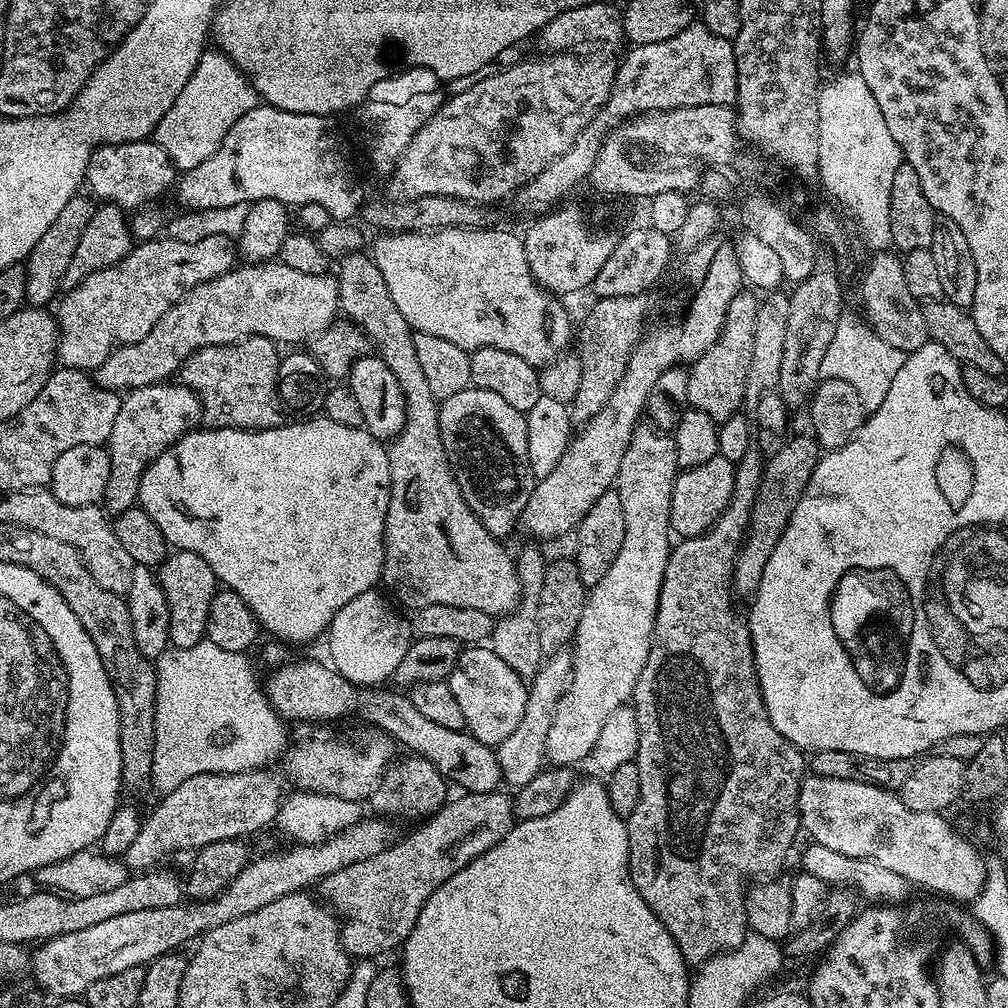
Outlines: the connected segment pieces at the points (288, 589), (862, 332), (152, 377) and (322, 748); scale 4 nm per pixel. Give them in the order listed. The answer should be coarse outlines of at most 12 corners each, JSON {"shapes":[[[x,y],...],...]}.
{"shapes":[[[189,430],[139,507],[269,637],[384,570],[387,447]],[[841,319],[825,380],[850,382],[865,413],[882,406],[906,353],[863,319]],[[245,263],[196,284],[95,369],[119,393],[206,346],[311,341],[339,312],[335,275]],[[387,731],[283,753],[296,790],[367,801],[398,756]]]}

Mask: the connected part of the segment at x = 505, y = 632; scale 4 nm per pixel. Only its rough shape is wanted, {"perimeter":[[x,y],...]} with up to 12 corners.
{"perimeter":[[536,548],[514,556],[521,599],[492,625],[490,647],[520,676],[546,653],[536,607],[549,561]]}

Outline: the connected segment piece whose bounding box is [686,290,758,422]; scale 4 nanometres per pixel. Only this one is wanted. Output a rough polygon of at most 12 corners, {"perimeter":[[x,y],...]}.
{"perimeter":[[737,291],[720,337],[688,368],[688,404],[737,415],[758,296]]}

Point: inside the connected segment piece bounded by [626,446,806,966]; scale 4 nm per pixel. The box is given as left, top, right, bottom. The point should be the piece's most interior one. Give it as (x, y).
(720, 784)

